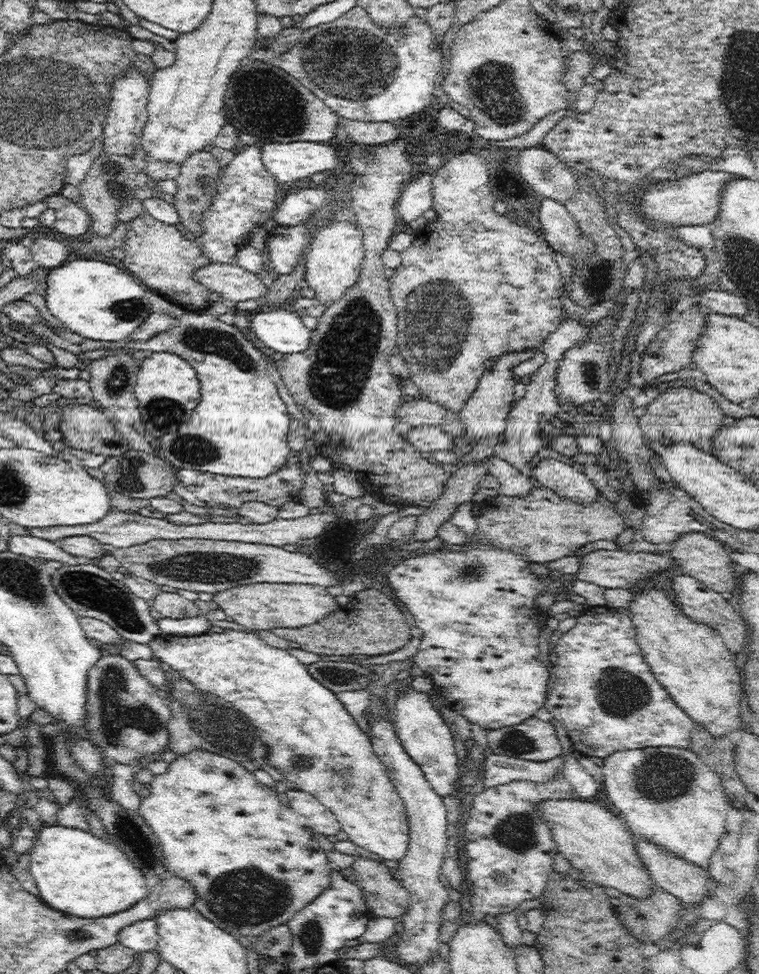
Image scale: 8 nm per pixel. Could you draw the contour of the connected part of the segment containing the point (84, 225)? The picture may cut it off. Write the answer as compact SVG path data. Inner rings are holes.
M65 200L55 212L56 221L53 224L56 236L71 240L80 234L91 231L92 220L87 209L80 207L78 202Z

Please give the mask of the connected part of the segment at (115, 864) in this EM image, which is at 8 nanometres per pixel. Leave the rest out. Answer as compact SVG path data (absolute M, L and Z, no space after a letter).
M58 824L42 827L30 861L41 900L79 917L96 918L128 910L146 899L152 886L116 844L78 828Z

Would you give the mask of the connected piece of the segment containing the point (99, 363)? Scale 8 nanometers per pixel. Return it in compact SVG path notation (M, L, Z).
M120 348L116 353L110 353L109 349L106 351L108 354L92 359L87 366L91 374L89 386L93 398L109 415L116 412L116 426L128 424L128 426L133 426L137 432L144 433L144 425L142 425L142 418L139 414L139 403L137 399L133 398L140 361L134 359L132 349Z

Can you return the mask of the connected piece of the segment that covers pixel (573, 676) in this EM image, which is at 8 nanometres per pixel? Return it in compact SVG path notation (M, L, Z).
M608 605L587 607L577 616L575 626L561 636L552 654L553 660L551 665L554 667L556 685L553 687L550 694L547 694L545 707L553 714L554 718L562 722L566 730L565 734L569 736L570 742L575 749L582 750L583 752L586 751L586 755L589 757L598 756L603 759L610 756L610 754L614 754L614 752L634 750L634 748L670 746L672 748L689 749L691 743L690 734L692 734L692 730L694 730L695 722L672 700L672 697L666 692L666 689L657 681L654 674L652 674L649 664L646 664L641 648L636 642L636 632L634 632L632 617L628 610L619 610Z

